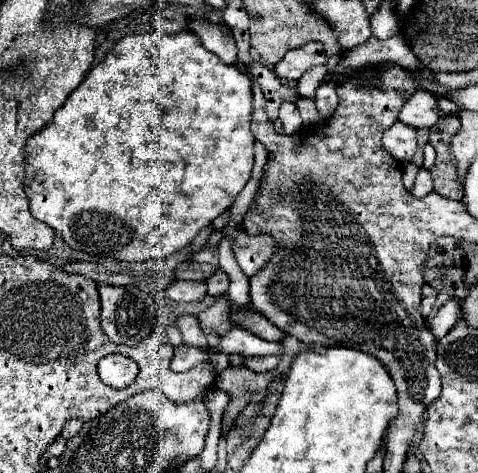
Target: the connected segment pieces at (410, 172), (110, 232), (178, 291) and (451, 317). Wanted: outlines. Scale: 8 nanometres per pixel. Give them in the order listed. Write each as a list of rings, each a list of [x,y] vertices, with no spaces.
[[[411,162],[409,164],[403,164],[403,184],[405,184],[407,190],[413,188],[413,182],[415,182],[417,172],[419,172],[419,168],[415,164],[411,164]]]
[[[161,30],[131,34],[119,40],[105,56],[101,64],[97,64],[87,78],[79,84],[79,88],[67,98],[67,102],[55,112],[51,124],[33,134],[25,146],[25,194],[29,196],[31,214],[41,222],[49,224],[69,248],[87,252],[91,256],[107,256],[117,260],[151,260],[151,258],[167,258],[173,252],[183,250],[201,228],[209,226],[217,216],[221,216],[237,194],[245,188],[251,178],[253,168],[253,142],[251,134],[251,114],[253,114],[253,96],[251,96],[251,80],[237,66],[223,64],[215,54],[205,50],[199,44],[199,38],[193,32],[177,32],[167,34]]]
[[[175,280],[165,288],[165,296],[175,302],[195,302],[207,294],[205,282],[185,282]]]
[[[449,300],[445,306],[439,308],[439,312],[437,312],[435,316],[427,318],[425,324],[427,324],[427,328],[433,332],[433,336],[435,336],[437,340],[441,340],[441,338],[457,324],[459,316],[461,316],[459,300]]]

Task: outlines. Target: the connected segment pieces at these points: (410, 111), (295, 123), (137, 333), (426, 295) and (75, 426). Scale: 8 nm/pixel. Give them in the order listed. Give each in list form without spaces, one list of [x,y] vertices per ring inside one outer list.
[[[415,90],[403,104],[397,120],[405,126],[413,128],[431,128],[435,120],[439,120],[441,112],[437,106],[437,98],[431,96],[429,92]]]
[[[283,102],[281,108],[279,108],[279,118],[281,122],[285,124],[285,134],[293,134],[295,130],[301,128],[301,116],[299,116],[299,110],[293,102]]]
[[[101,286],[99,288],[99,296],[101,296],[101,328],[103,332],[109,336],[109,340],[117,342],[117,344],[127,344],[127,346],[135,346],[139,344],[139,340],[147,338],[155,326],[155,314],[157,314],[157,304],[155,300],[141,292],[135,286]]]
[[[425,284],[425,286],[421,288],[421,296],[423,296],[423,300],[421,300],[421,314],[427,316],[427,314],[431,314],[431,308],[433,308],[433,304],[435,304],[437,292],[431,290],[431,286]]]
[[[71,418],[71,420],[67,420],[67,424],[63,426],[61,436],[63,436],[65,440],[69,440],[69,438],[73,438],[73,436],[81,430],[81,426],[83,426],[83,420],[79,420],[79,418]]]

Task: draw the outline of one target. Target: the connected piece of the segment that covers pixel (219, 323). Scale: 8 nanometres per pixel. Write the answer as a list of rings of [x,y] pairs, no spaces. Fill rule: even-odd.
[[[219,296],[211,306],[207,306],[199,314],[199,322],[201,322],[203,332],[215,332],[217,336],[223,336],[231,324],[229,308],[231,308],[231,302],[225,296]]]

